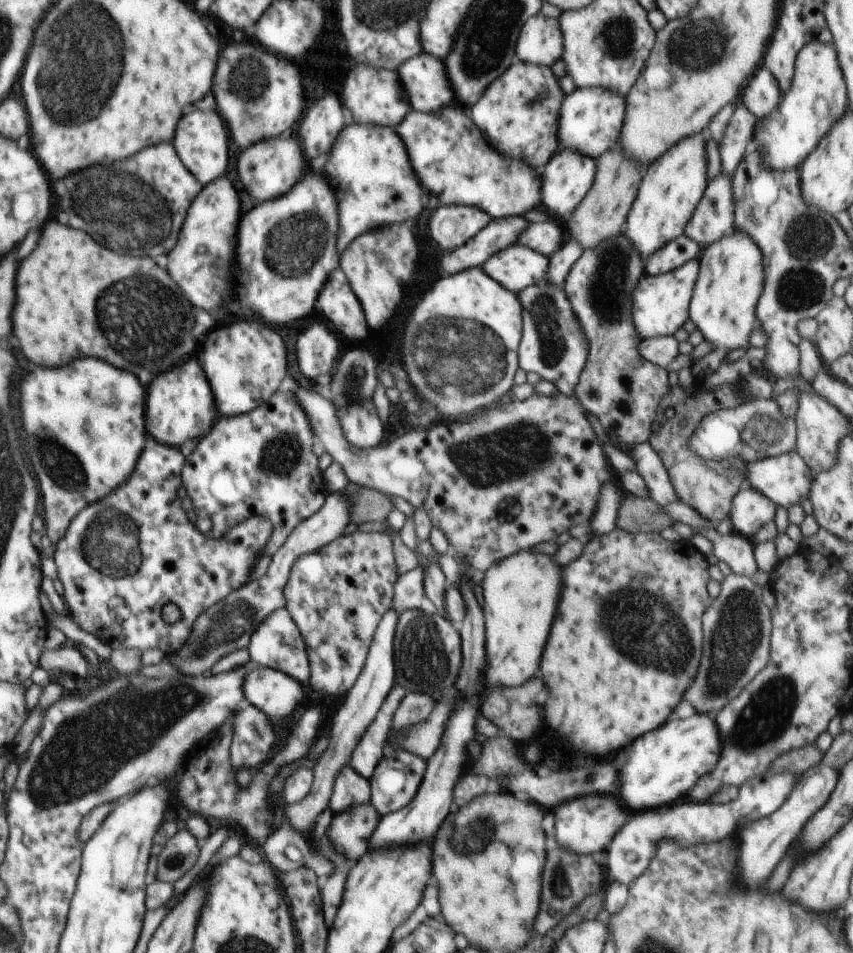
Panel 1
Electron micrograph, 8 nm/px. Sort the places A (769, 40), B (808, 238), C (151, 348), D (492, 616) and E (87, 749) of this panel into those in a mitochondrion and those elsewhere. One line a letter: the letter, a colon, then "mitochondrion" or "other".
A: other
B: mitochondrion
C: mitochondrion
D: other
E: mitochondrion

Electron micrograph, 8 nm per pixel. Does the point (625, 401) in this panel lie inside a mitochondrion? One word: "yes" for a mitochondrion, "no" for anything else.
yes

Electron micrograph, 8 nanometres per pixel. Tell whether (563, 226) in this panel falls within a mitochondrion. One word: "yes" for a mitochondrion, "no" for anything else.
no

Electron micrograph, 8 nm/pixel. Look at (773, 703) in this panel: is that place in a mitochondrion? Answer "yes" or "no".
yes

